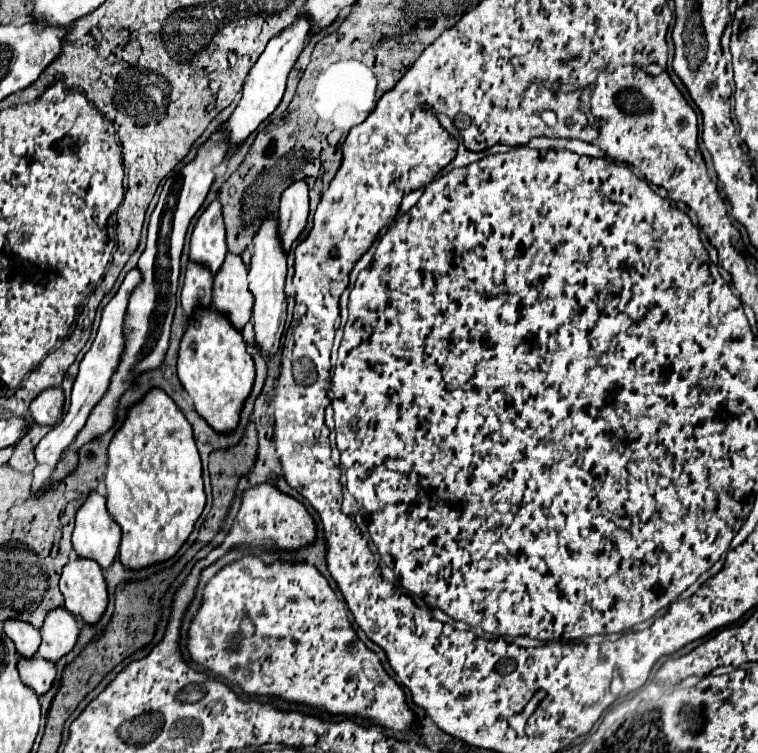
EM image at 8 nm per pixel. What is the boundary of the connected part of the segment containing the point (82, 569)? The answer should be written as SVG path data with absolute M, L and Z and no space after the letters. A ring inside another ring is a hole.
M71 554L69 564L61 572L61 594L71 614L81 616L87 624L95 624L107 608L103 570L93 560L81 560L81 556Z

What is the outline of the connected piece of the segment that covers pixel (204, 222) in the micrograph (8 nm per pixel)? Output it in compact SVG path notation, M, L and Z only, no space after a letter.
M213 200L199 216L191 234L191 260L207 264L215 274L227 254L225 244L225 222L221 202Z

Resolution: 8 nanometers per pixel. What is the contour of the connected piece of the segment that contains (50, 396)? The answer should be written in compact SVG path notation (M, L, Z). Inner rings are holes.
M49 388L41 392L29 408L33 422L39 426L55 426L63 414L63 400L61 388Z

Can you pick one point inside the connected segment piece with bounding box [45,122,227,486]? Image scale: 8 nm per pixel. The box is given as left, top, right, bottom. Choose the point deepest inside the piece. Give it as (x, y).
(152, 305)

